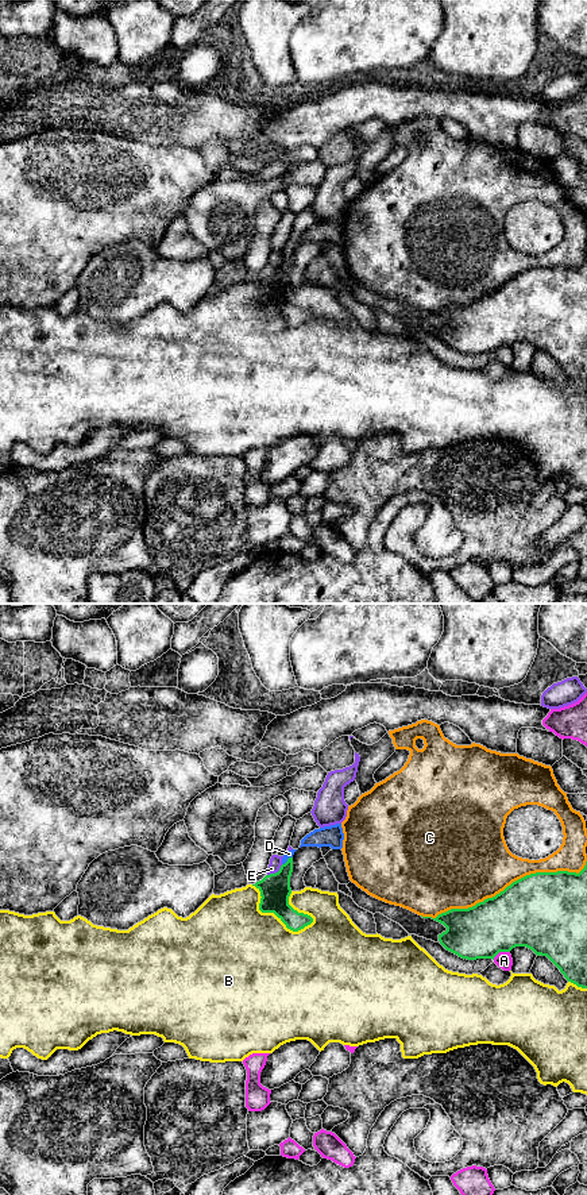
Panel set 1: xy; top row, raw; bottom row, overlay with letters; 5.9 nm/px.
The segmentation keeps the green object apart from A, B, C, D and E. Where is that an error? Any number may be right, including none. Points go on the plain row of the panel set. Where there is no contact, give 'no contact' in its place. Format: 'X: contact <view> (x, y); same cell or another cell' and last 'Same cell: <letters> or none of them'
A: contact xy (501, 346); another cell
B: contact xy (274, 308); another cell
C: contact xy (506, 282); another cell
D: contact xy (288, 255); another cell
E: contact xy (275, 268); another cell
Same cell: none of them

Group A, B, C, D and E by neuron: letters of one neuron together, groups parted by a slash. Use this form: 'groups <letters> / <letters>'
groups A D / B / C / E

